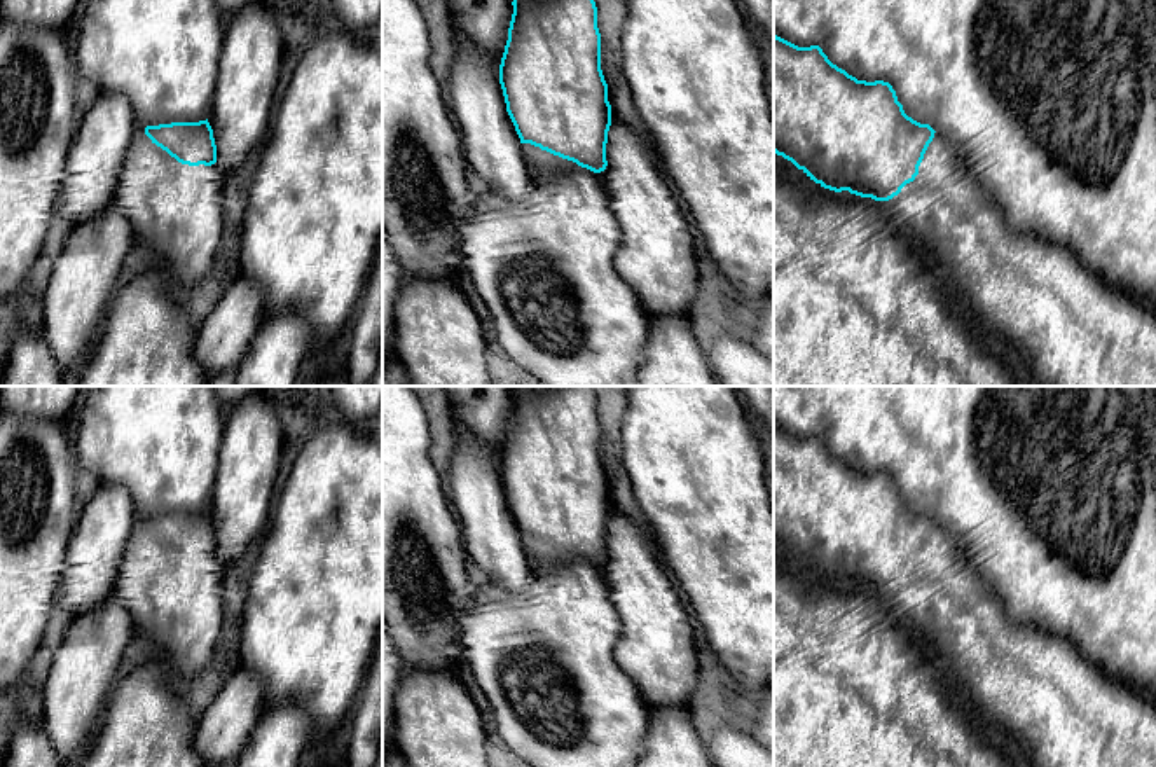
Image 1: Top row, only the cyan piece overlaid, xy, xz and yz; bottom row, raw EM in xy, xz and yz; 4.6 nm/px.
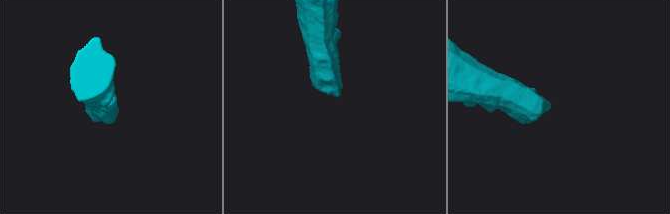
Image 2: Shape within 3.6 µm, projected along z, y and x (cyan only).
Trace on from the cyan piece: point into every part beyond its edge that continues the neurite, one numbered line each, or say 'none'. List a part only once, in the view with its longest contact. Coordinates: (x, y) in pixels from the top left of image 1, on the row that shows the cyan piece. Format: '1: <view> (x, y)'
1: xy (175, 208)

